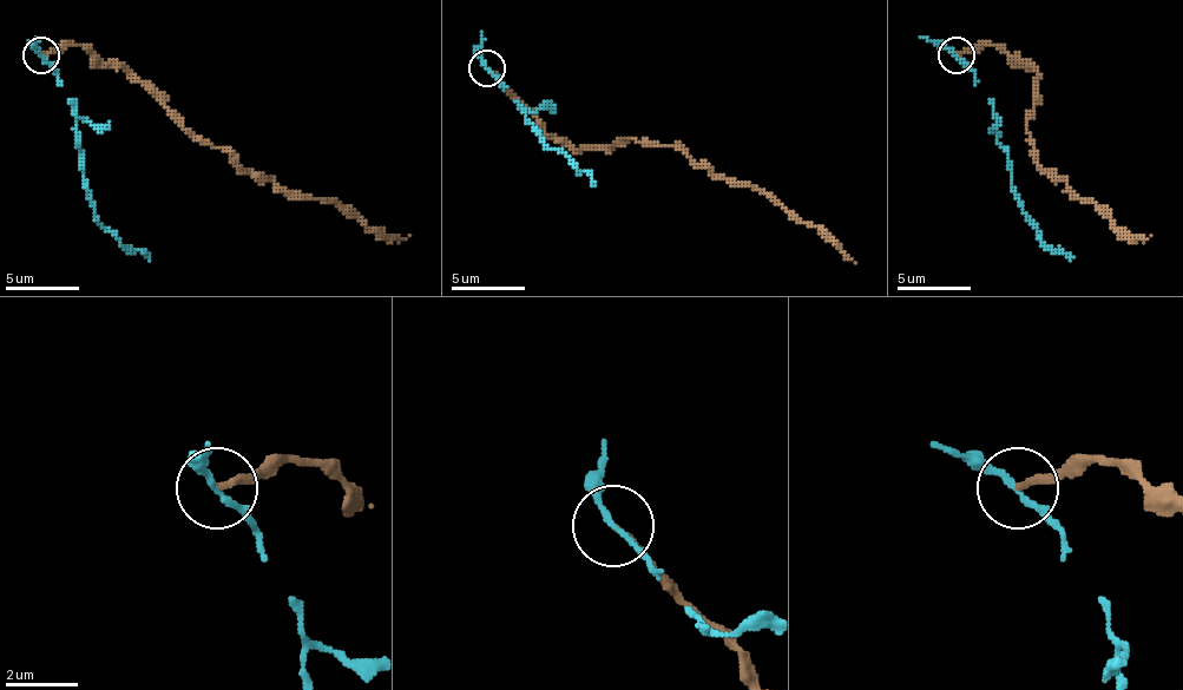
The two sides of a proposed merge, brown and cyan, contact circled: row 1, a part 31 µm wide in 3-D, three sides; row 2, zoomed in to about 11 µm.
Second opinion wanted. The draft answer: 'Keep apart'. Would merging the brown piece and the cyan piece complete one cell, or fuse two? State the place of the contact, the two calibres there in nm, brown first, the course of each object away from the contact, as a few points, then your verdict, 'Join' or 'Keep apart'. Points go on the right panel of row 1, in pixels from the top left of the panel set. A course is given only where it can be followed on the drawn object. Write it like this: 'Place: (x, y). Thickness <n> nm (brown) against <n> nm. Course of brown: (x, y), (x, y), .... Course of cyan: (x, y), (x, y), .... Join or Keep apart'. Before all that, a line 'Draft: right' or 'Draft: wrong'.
Draft: right
Place: (955, 54). Thickness 170 nm (brown) against 160 nm. Course of brown: (957, 56), (1000, 45), (1026, 63), (1037, 74), (1026, 129), (1033, 158), (1114, 228), (1151, 235). Course of cyan: (957, 56), (976, 74), (993, 107), (997, 144), (1007, 155), (1012, 188), (1026, 217), (1049, 247), (1073, 257). Keep apart

